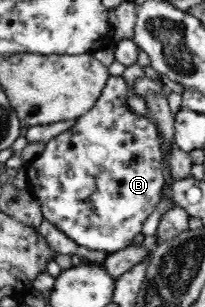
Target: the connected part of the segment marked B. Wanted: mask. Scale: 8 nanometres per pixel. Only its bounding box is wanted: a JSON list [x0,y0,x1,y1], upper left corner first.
[24,76,165,254]

